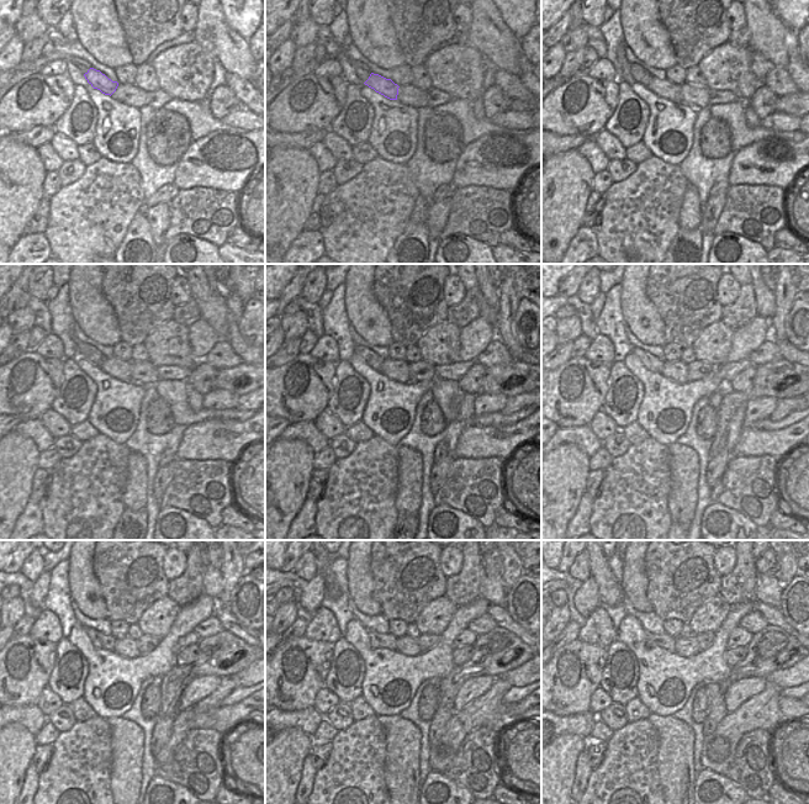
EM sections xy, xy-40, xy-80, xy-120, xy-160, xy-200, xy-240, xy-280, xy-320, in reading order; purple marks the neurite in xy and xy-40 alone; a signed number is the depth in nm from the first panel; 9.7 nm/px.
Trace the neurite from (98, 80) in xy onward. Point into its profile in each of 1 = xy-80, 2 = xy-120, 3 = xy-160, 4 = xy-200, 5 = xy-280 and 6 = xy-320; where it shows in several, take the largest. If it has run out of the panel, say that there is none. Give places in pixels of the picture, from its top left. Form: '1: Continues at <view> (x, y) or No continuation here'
1: Continues at xy-80 (662, 88)
2: Continues at xy-120 (116, 368)
3: Continues at xy-160 (397, 370)
4: Continues at xy-200 (677, 371)
5: Continues at xy-280 (410, 646)
6: Continues at xy-320 (683, 646)

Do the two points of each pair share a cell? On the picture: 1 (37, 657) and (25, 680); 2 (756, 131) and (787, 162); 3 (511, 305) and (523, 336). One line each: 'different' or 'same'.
1: same
2: different
3: different

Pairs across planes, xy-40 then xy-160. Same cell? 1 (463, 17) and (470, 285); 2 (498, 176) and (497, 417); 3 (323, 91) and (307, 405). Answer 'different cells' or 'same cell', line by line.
1: different cells
2: different cells
3: same cell

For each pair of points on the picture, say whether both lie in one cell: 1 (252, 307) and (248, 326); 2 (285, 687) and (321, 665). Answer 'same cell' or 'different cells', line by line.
1: same cell
2: same cell

